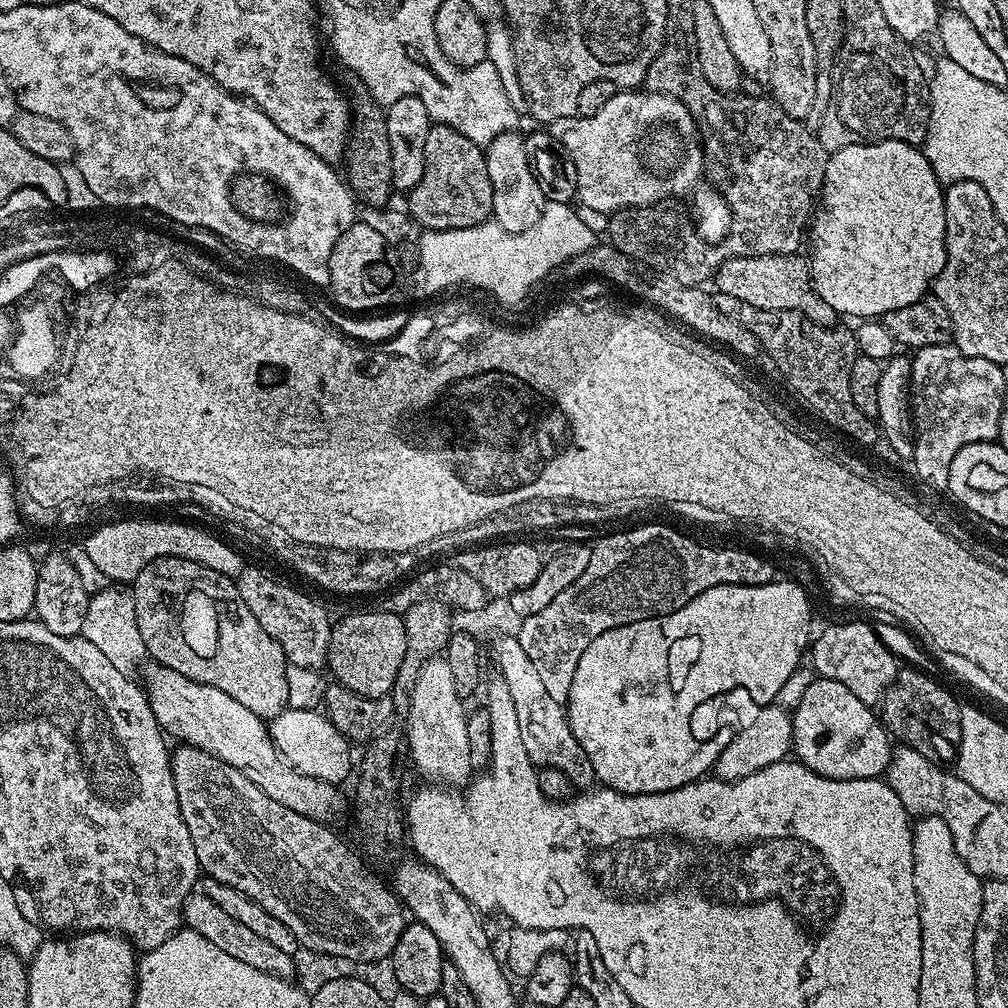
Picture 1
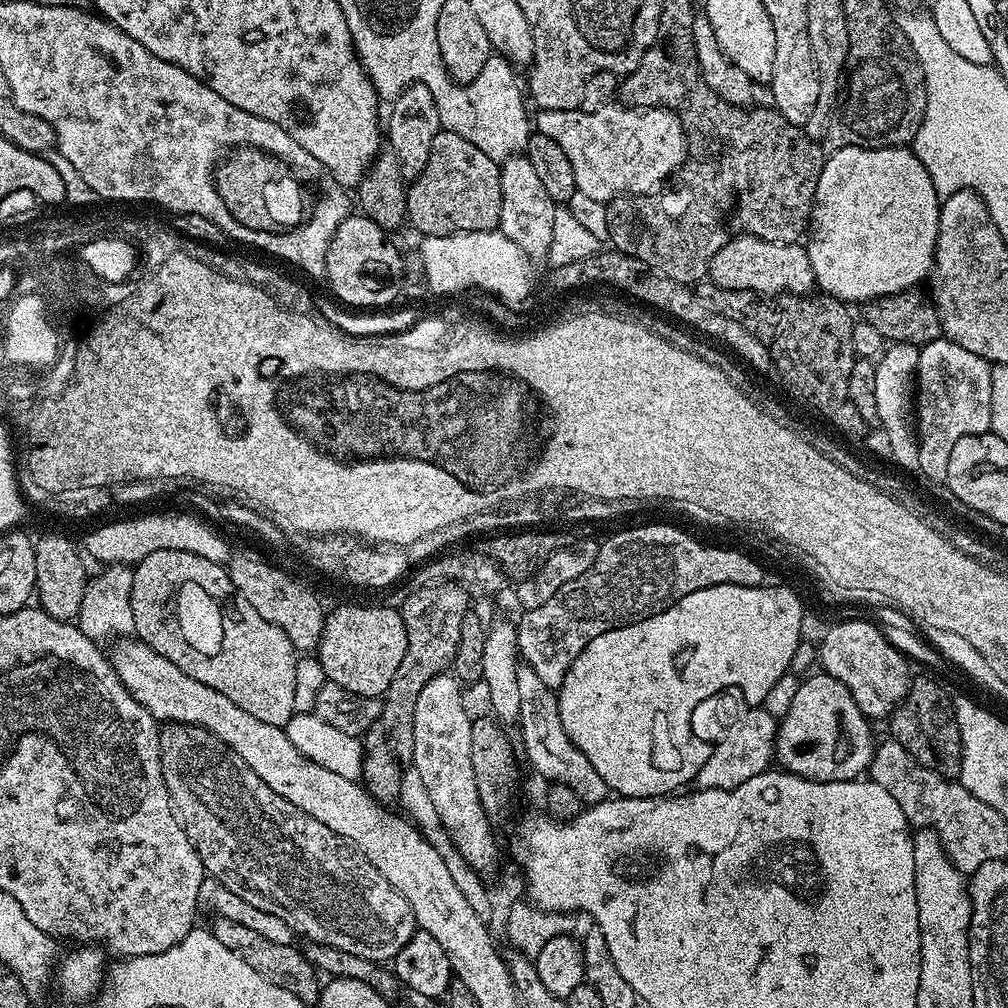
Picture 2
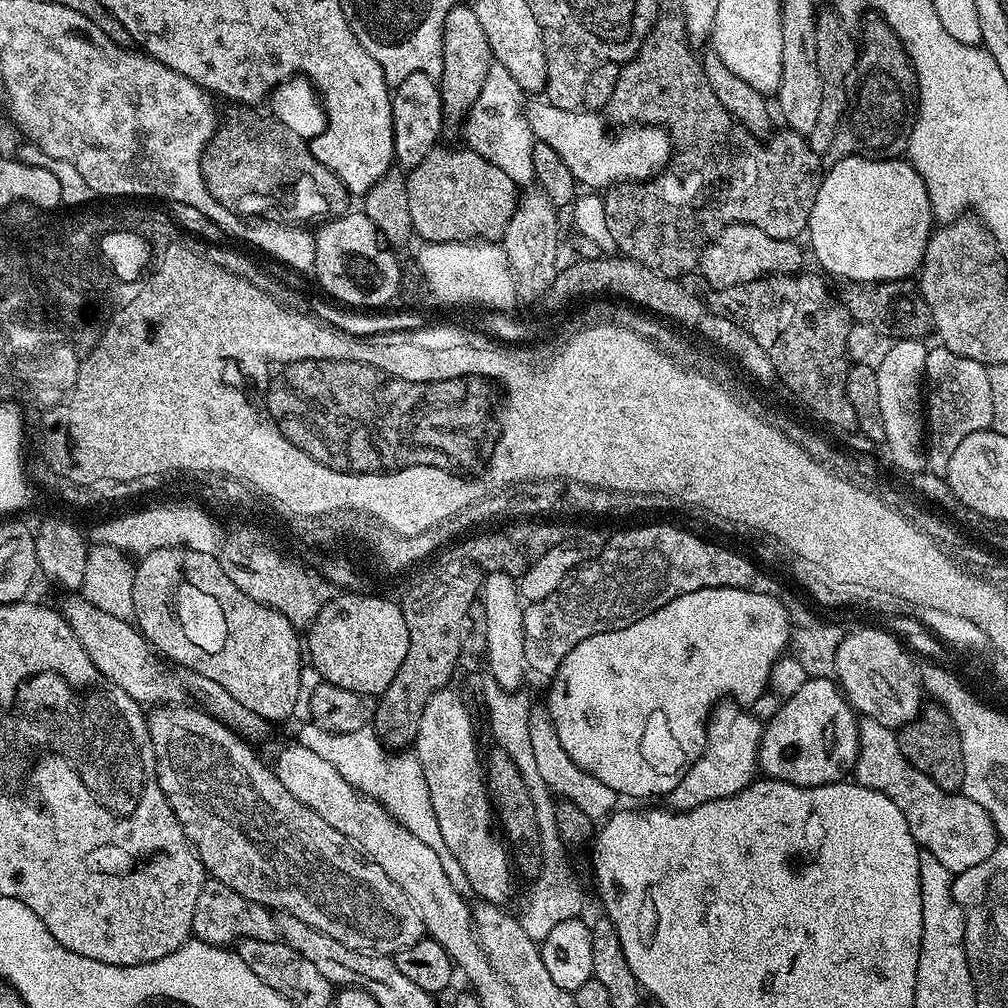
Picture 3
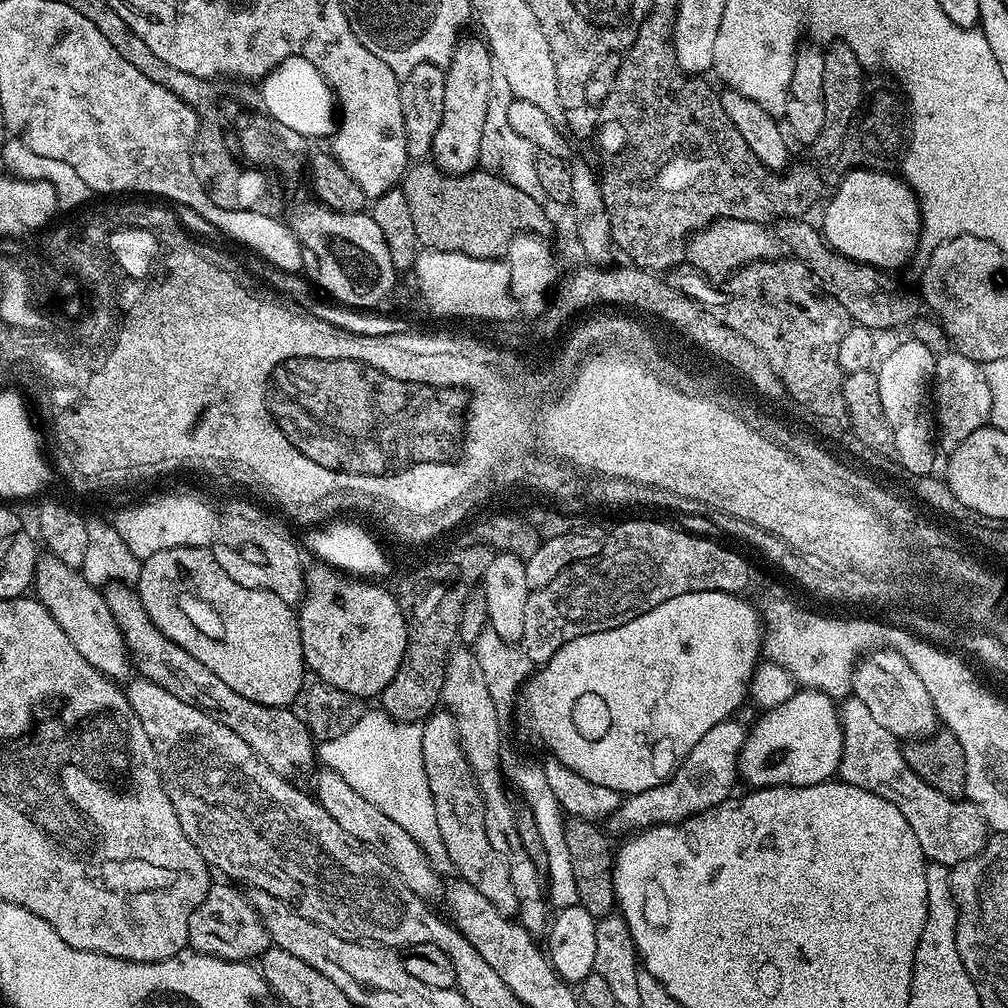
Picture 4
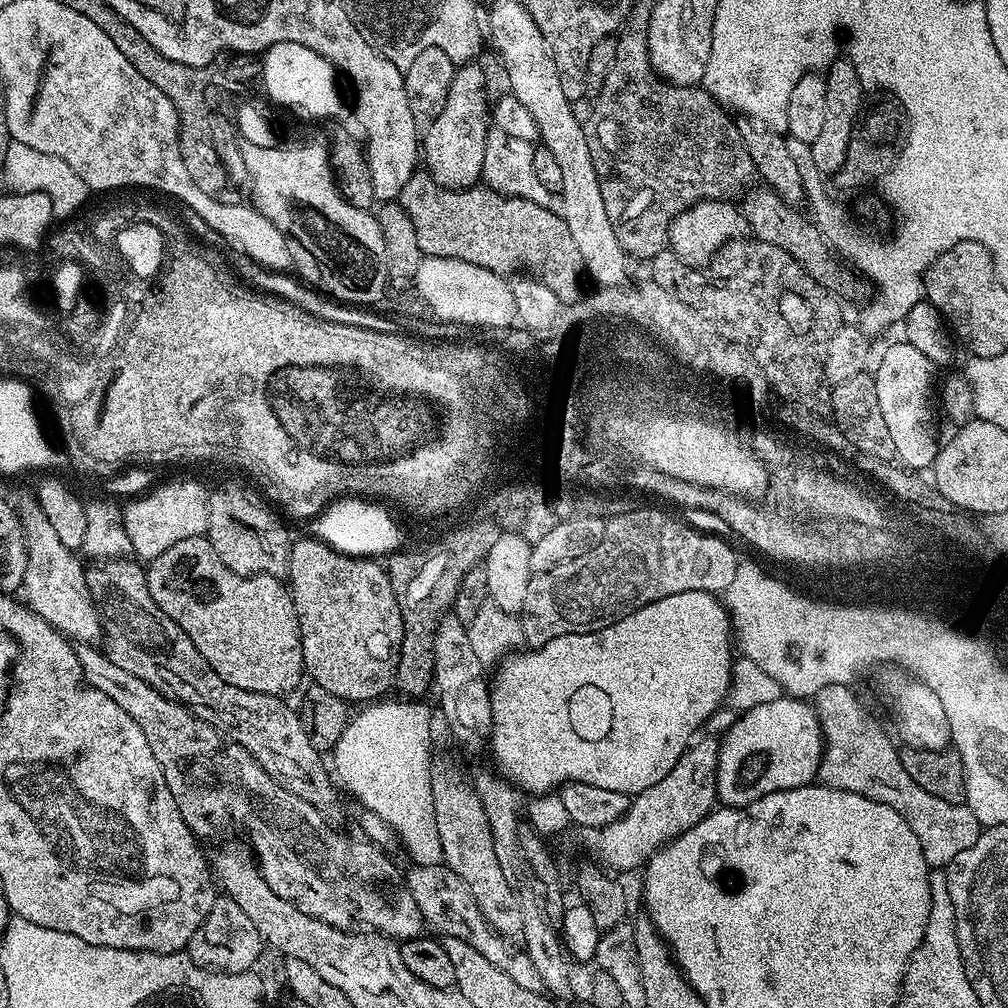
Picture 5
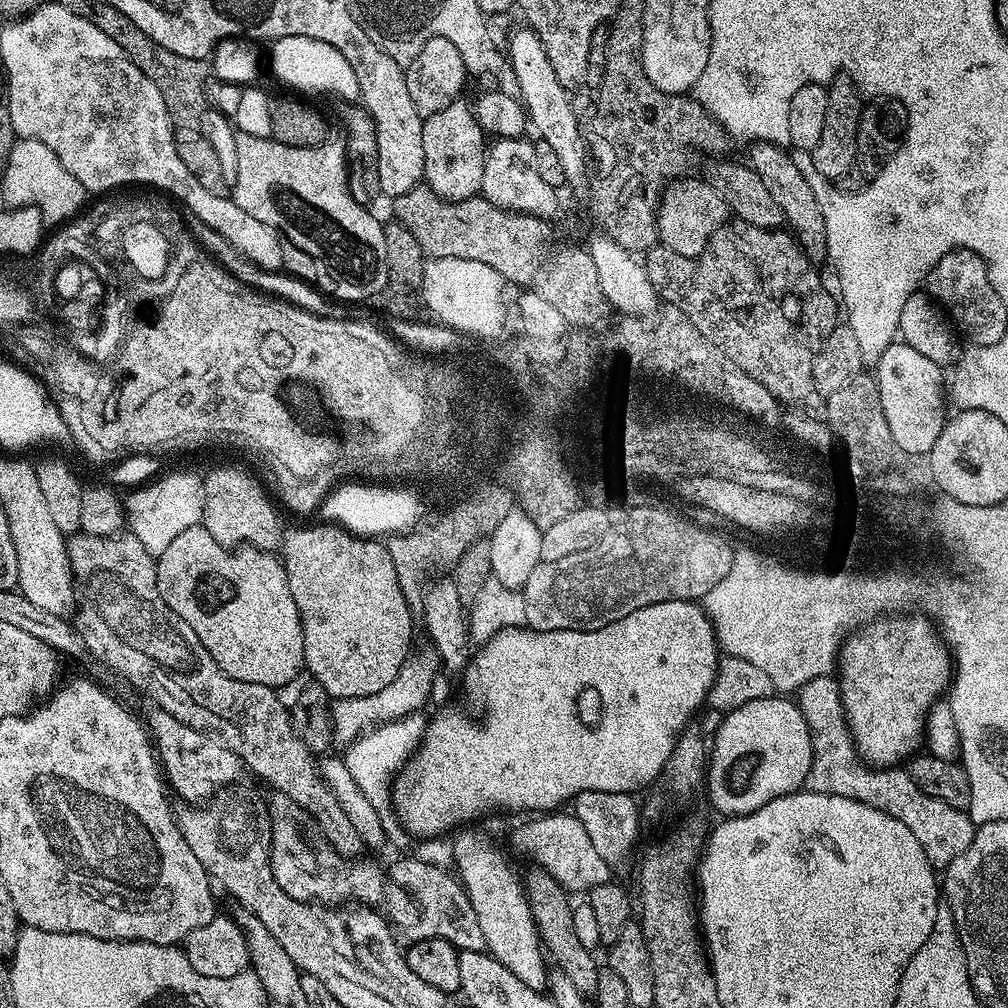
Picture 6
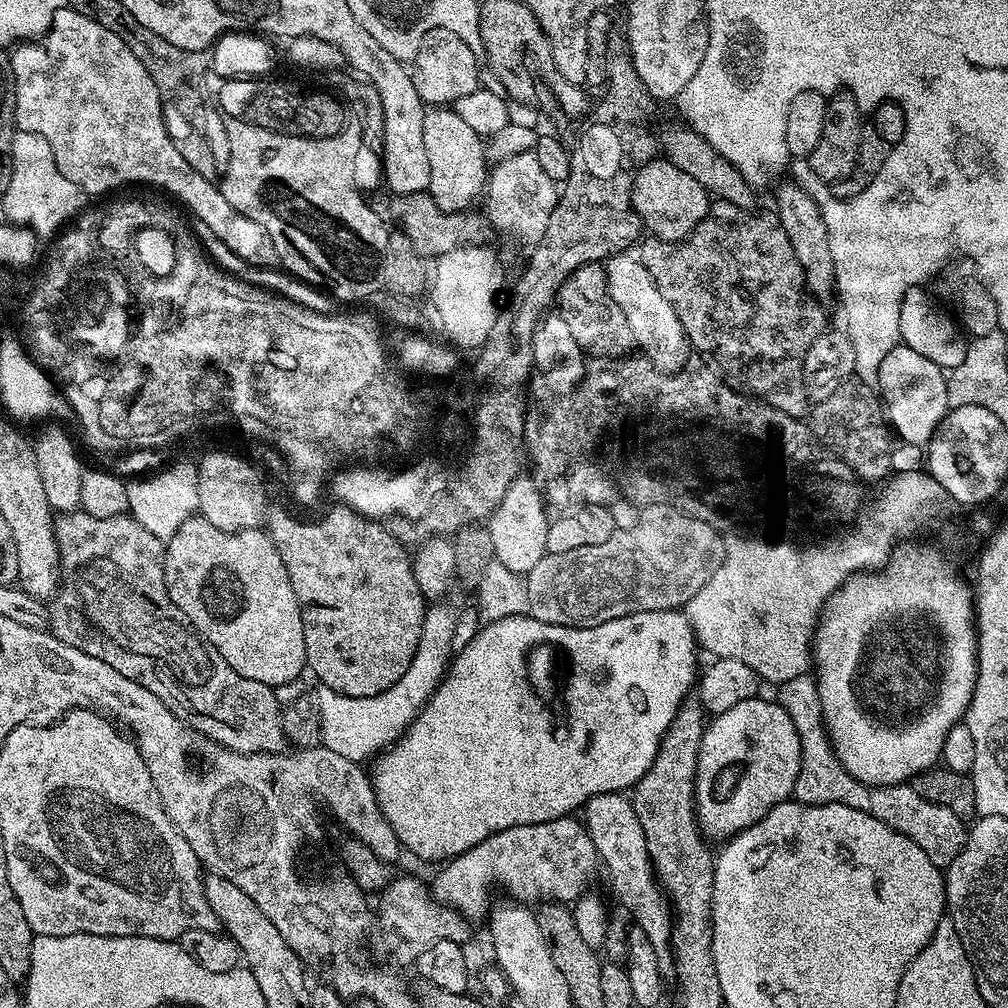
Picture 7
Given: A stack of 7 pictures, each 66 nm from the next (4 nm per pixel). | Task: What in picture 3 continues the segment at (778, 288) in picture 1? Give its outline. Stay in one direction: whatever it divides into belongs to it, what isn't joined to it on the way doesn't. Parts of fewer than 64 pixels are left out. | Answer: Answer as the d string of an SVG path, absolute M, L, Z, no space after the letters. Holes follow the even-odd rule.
M752 224L726 226L717 239L719 244L713 245L704 256L704 270L708 273L709 280L716 285L734 284L773 269L782 275L793 275L803 269L800 267L804 264L804 252L796 240L770 238L770 234L758 230Z

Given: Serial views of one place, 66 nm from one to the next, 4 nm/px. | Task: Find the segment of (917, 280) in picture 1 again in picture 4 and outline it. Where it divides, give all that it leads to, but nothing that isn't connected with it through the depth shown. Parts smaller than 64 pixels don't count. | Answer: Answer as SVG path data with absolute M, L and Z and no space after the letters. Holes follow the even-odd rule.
M854 168L850 172L845 172L839 177L840 185L836 188L836 193L832 196L832 201L824 208L824 224L822 223L822 231L824 233L824 241L834 249L838 254L842 254L848 260L856 260L859 264L868 264L871 268L881 270L896 270L892 268L900 268L912 256L912 251L917 251L920 242L920 204L916 200L916 193L904 183L899 175L893 174L891 171L875 172L869 168Z

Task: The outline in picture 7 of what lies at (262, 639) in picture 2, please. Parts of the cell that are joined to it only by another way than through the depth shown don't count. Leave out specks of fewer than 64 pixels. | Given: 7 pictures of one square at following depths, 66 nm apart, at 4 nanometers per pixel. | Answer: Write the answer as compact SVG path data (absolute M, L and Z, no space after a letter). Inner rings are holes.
M197 514L189 517L178 526L178 530L166 542L164 549L164 581L166 582L166 594L170 594L170 602L182 610L182 614L189 624L196 629L201 640L208 647L213 648L222 659L229 664L242 678L254 678L254 682L281 686L288 684L291 680L296 680L300 676L300 671L305 671L308 659L306 658L306 638L304 637L304 623L300 613L300 603L298 598L294 598L294 586L290 586L290 574L286 574L286 566L282 562L282 554L274 546L274 542L268 537L267 531L260 528L247 528L241 532L223 532L216 526L210 526L203 516Z

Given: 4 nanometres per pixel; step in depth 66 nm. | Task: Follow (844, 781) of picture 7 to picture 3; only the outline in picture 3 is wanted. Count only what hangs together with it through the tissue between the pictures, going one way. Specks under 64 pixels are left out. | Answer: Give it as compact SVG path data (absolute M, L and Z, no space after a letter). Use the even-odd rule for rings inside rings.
M867 718L861 719L859 726L860 754L856 757L855 783L886 794L886 798L902 810L902 818L906 818L906 826L910 826L910 834L916 843L923 851L934 854L948 872L955 874L970 870L970 866L978 866L978 862L986 862L986 858L994 854L998 843L990 814L986 814L978 802L960 792L947 792L942 790L942 786L934 786L922 770L910 766L893 729Z

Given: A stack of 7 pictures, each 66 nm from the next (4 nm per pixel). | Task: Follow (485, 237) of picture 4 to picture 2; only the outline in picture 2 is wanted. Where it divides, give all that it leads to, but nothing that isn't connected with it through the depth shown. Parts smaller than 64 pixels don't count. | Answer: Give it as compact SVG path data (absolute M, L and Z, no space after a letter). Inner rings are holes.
M441 130L430 142L430 159L426 161L426 170L418 174L416 180L407 185L408 215L407 223L413 224L421 236L453 236L459 232L491 232L500 223L502 214L502 182L500 164L491 160L474 142L466 142L462 134Z

